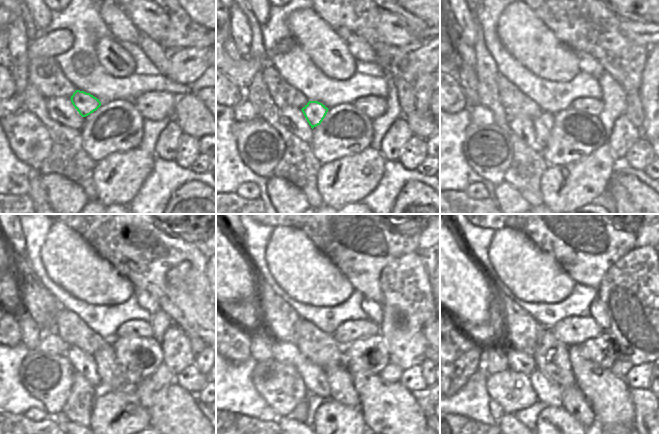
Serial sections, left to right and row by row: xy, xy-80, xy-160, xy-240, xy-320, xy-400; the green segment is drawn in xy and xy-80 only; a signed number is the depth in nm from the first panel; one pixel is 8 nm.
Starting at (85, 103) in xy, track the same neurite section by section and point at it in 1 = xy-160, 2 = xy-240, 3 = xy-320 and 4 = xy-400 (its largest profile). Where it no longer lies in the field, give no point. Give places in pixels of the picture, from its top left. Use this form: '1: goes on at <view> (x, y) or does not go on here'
1: goes on at xy-160 (543, 124)
2: goes on at xy-240 (108, 370)
3: goes on at xy-320 (341, 389)
4: goes on at xy-400 (574, 402)

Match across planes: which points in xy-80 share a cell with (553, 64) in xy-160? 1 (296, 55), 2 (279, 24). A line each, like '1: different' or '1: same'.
1: different
2: different

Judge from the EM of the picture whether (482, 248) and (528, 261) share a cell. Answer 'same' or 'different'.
different

